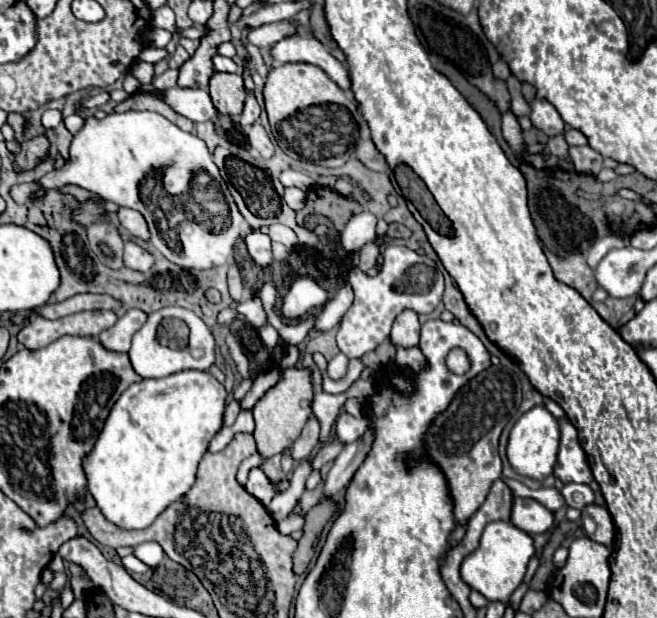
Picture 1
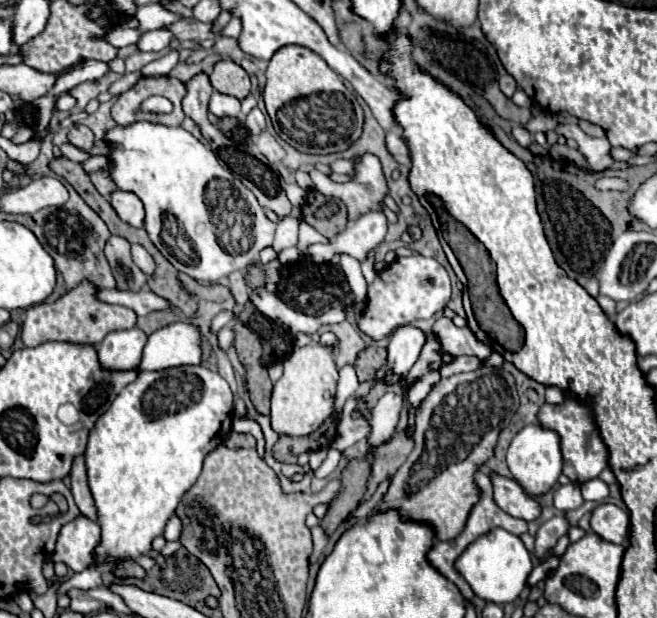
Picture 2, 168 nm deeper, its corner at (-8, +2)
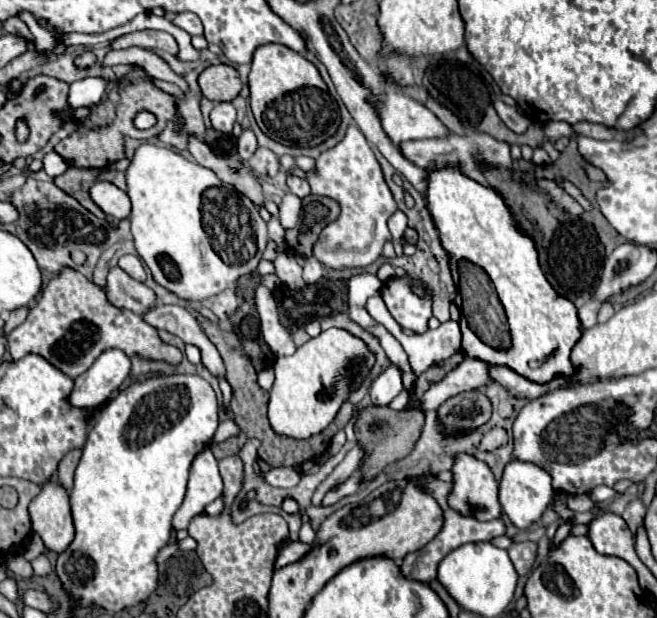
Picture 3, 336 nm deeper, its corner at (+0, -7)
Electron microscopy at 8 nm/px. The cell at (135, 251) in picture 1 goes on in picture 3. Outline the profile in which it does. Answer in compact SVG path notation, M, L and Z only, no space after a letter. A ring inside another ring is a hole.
M122 255L120 259L118 259L118 267L122 269L122 271L126 271L132 279L136 279L136 281L144 281L146 279L146 271L144 271L144 267L142 267L142 261L136 257L136 255Z

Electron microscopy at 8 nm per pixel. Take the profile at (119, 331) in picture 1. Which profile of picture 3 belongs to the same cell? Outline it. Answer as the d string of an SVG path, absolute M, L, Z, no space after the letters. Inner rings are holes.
M118 349L104 351L96 363L74 381L68 403L78 409L94 409L124 383L130 371L130 357Z

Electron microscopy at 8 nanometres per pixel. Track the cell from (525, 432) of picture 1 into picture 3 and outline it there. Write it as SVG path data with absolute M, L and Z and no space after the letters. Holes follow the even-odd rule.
M512 459L506 465L504 477L500 481L500 505L502 505L502 511L510 517L514 527L526 529L532 523L540 521L542 513L546 511L546 507L550 505L552 499L554 499L552 477L548 473L544 473L544 469L540 469L536 465L528 465L524 461L516 461L516 459Z

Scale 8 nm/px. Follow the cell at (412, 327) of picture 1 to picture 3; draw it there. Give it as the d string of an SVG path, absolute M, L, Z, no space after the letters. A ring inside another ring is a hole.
M390 365L370 387L372 405L376 405L376 407L388 405L402 389L404 389L404 385L402 385L400 371L394 365Z

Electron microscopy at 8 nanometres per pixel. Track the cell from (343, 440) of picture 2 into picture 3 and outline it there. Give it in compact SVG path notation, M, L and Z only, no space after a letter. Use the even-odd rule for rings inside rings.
M466 357L452 373L444 377L444 381L430 385L430 389L418 401L420 409L424 409L424 413L436 413L438 407L450 397L494 383L494 379L490 377L490 367L492 365L482 359Z

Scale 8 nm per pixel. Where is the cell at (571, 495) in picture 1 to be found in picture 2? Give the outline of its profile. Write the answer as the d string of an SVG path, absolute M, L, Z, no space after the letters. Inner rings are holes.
M594 478L594 480L588 480L588 482L580 484L580 490L582 490L584 500L602 502L602 500L608 498L608 486L600 478Z

